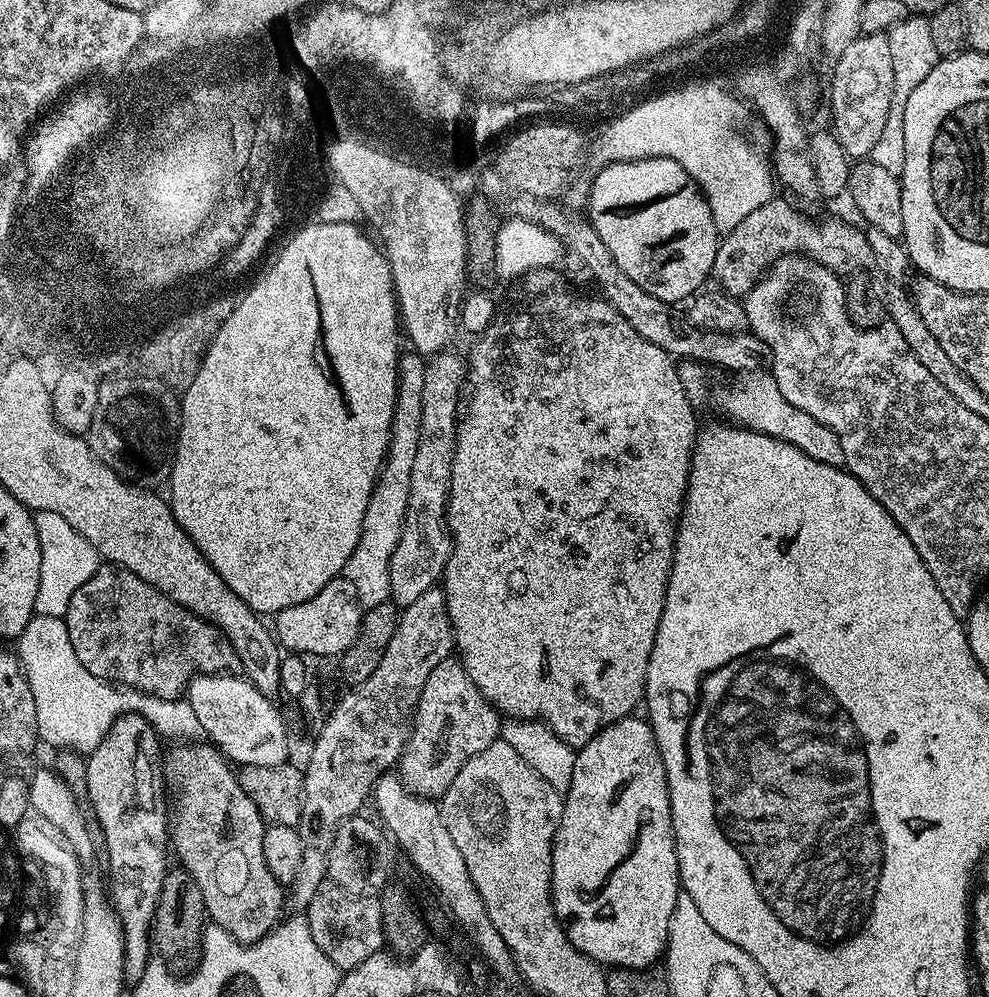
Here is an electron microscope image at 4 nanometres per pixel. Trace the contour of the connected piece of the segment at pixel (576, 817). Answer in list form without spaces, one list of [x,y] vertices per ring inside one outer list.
[[[635,715],[606,726],[591,742],[585,744],[576,753],[574,762],[574,778],[570,778],[570,786],[563,793],[564,809],[556,837],[552,843],[552,905],[556,917],[564,926],[564,932],[570,942],[582,954],[586,954],[597,964],[613,968],[651,968],[656,960],[665,955],[668,947],[668,931],[670,930],[670,914],[674,914],[674,902],[678,902],[680,887],[680,871],[676,857],[676,839],[672,829],[672,807],[668,793],[668,779],[662,762],[662,754],[656,745],[656,736],[652,733],[651,723],[647,719],[636,720]]]

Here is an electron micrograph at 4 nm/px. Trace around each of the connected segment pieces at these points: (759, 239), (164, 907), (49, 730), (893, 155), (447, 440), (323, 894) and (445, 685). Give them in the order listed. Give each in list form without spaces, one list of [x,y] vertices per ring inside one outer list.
[[[779,196],[772,197],[719,241],[712,276],[721,291],[737,298],[747,296],[764,271],[783,256],[804,255],[840,276],[866,272],[875,267],[876,256],[862,230],[860,232],[838,220],[826,220],[818,226],[798,212],[793,201],[790,202]]]
[[[169,867],[156,907],[153,925],[155,943],[159,951],[160,948],[164,951],[163,963],[176,974],[191,971],[200,959],[202,936],[206,927],[206,913],[202,890],[198,890],[198,882],[194,882],[194,878],[184,868]]]
[[[33,615],[24,633],[19,636],[18,644],[20,667],[24,669],[24,676],[34,694],[36,734],[52,750],[90,754],[100,745],[102,738],[106,738],[110,726],[114,726],[118,717],[126,714],[146,718],[146,722],[156,729],[157,736],[165,741],[192,742],[201,735],[200,723],[187,699],[158,698],[154,694],[109,684],[107,680],[90,674],[90,670],[78,662],[74,646],[70,646],[62,616]]]
[[[909,14],[886,35],[890,42],[890,54],[894,65],[894,94],[890,98],[890,115],[886,117],[886,126],[882,129],[870,158],[878,166],[885,168],[889,174],[900,177],[906,166],[906,98],[914,94],[914,89],[926,79],[926,74],[930,74],[930,70],[934,70],[934,66],[942,57],[934,48],[927,15]]]
[[[452,350],[437,352],[425,363],[426,378],[422,381],[422,430],[418,434],[418,451],[414,458],[414,466],[410,470],[410,498],[404,515],[402,534],[398,538],[398,546],[394,546],[394,554],[390,558],[390,600],[397,609],[403,610],[410,602],[422,598],[426,590],[437,587],[444,575],[444,568],[452,553],[452,535],[448,532],[448,491],[452,477],[454,462],[454,446],[456,445],[456,425],[458,413],[462,408],[462,392],[466,384],[466,360],[463,355],[455,356]]]
[[[325,882],[318,886],[318,894],[310,898],[306,911],[310,934],[318,942],[322,954],[342,970],[347,970],[366,962],[370,954],[385,947],[382,930],[382,910],[379,899],[371,896],[352,896],[342,886]]]
[[[459,659],[438,662],[430,678],[426,678],[426,686],[422,686],[422,694],[418,698],[412,731],[398,761],[400,780],[415,796],[442,797],[450,782],[458,778],[458,770],[462,770],[474,754],[493,744],[501,732],[500,713],[481,694],[478,686],[474,686]]]

